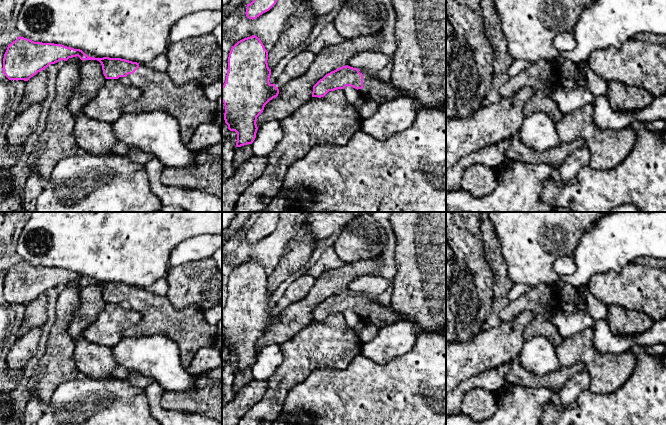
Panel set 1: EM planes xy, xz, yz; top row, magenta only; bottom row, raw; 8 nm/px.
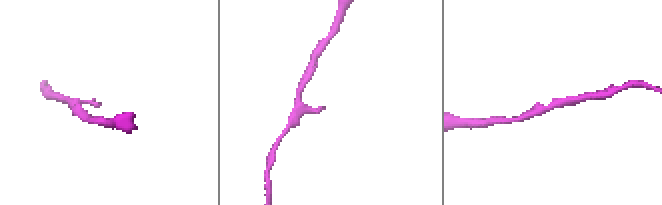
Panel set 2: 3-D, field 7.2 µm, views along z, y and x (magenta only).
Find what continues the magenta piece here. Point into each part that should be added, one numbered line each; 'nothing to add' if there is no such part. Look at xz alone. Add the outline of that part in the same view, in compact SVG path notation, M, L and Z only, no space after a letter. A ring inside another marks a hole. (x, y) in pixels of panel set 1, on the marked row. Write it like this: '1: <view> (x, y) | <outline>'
1: xz (374, 89) | M359 69L363 74L363 88L358 89L364 100L371 100L381 104L392 98L397 98L401 92L391 82L384 82L377 77L377 74Z

